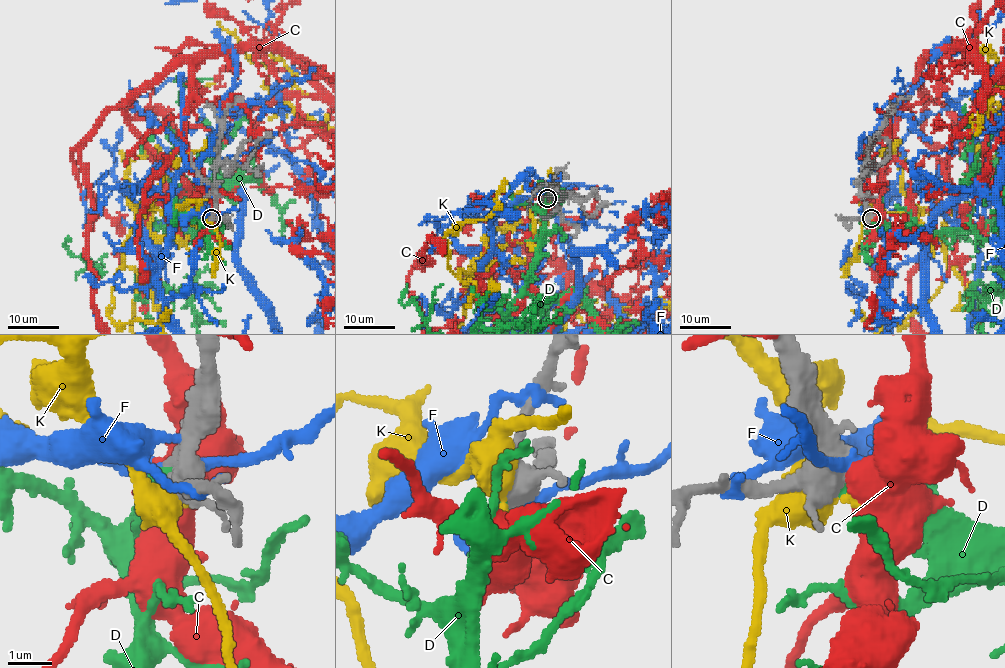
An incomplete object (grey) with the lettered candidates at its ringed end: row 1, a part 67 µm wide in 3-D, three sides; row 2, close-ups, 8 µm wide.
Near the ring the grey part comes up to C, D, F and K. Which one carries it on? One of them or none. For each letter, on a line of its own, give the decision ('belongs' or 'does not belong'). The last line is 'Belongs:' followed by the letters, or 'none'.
C: does not belong
D: belongs
F: does not belong
K: does not belong
Belongs: D

